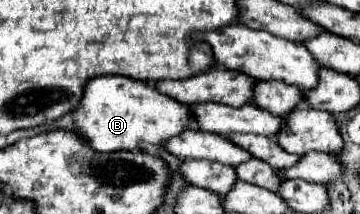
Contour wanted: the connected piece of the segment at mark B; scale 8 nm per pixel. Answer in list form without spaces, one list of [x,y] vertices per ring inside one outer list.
[[[99,76],[87,82],[79,108],[71,114],[77,132],[99,152],[141,150],[141,144],[163,144],[183,132],[191,122],[191,106],[179,104],[143,80],[125,76]]]

